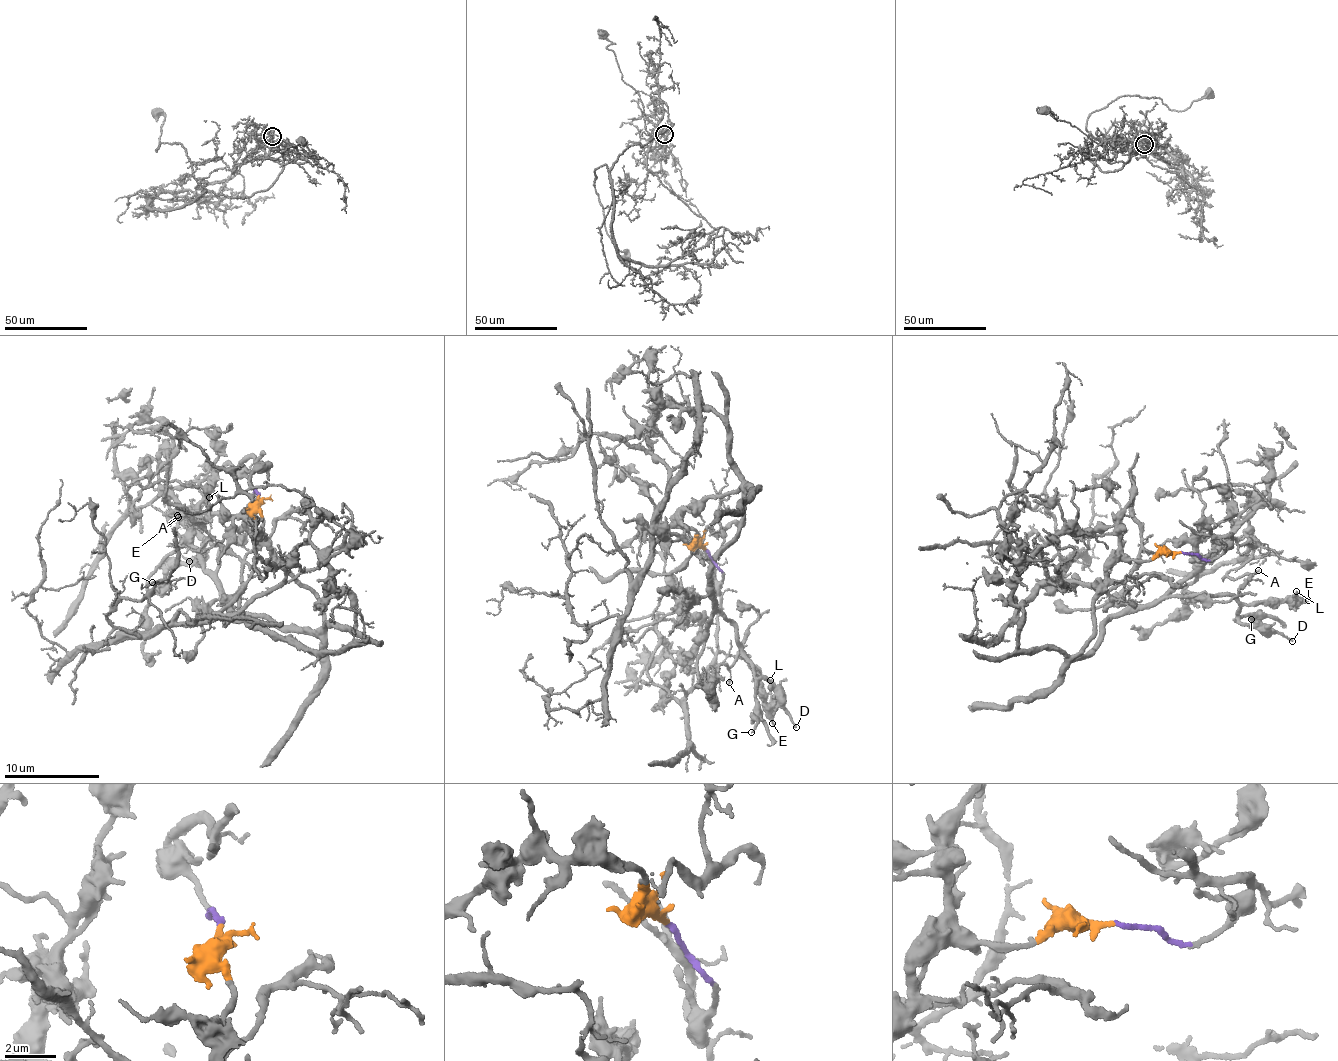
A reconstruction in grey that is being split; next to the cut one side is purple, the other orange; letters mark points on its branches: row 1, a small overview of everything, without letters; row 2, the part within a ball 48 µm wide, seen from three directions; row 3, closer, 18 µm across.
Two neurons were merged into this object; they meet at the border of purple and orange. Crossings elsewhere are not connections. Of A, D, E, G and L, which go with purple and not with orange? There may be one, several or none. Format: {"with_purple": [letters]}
{"with_purple": ["A"]}

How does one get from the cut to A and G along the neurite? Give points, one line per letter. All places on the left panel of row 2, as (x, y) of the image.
A: (259, 494), (230, 465), (172, 491), (170, 504), (178, 518), (176, 529), (182, 534), (186, 524), (177, 514)
G: (260, 495), (258, 532), (320, 601), (321, 627), (236, 611), (218, 594), (211, 541), (152, 582)

